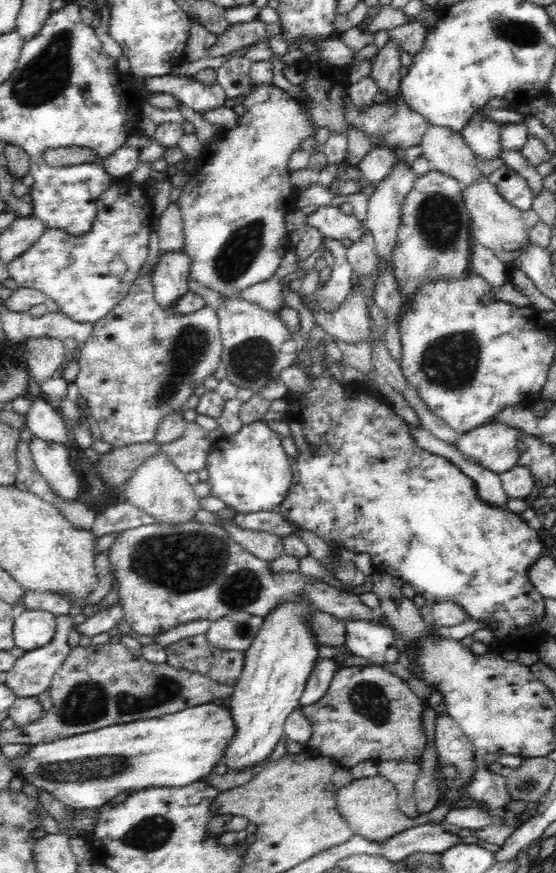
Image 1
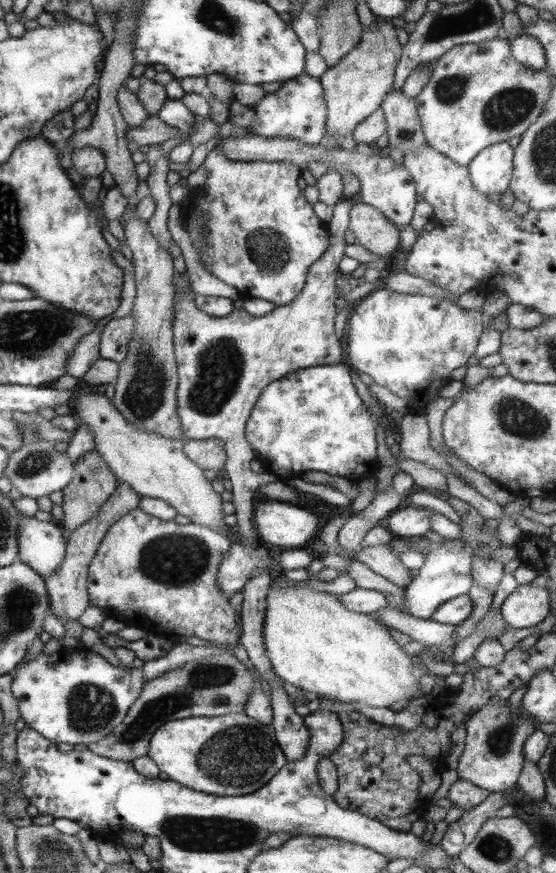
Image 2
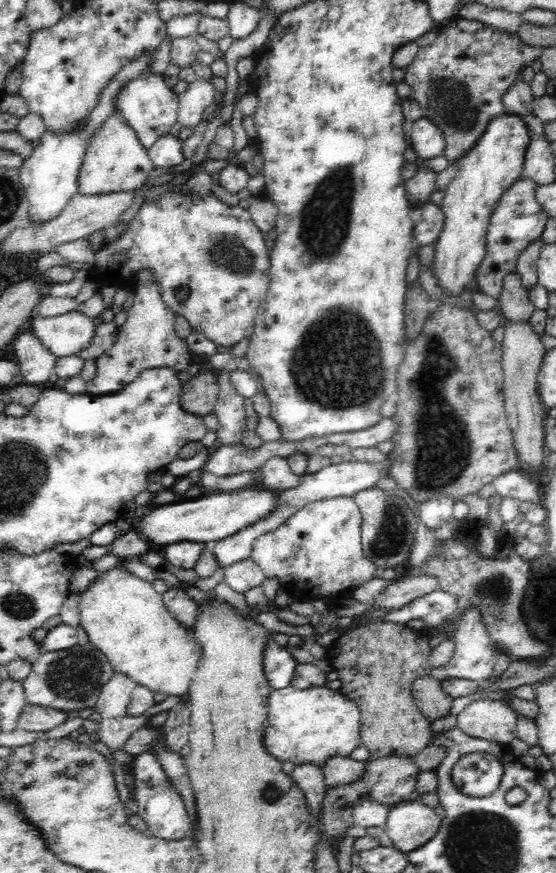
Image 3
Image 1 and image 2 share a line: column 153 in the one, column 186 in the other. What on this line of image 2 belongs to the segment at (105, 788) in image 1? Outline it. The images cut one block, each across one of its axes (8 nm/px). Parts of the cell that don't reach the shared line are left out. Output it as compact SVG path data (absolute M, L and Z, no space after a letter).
M245 713L220 717L191 717L166 722L150 737L147 754L160 769L162 777L201 793L238 796L260 790L287 763L271 725L261 724Z

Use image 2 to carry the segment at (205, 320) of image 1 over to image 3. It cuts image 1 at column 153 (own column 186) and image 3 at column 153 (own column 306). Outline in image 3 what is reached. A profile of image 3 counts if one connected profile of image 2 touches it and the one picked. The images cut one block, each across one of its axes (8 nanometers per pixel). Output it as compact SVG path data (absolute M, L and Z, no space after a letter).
M142 269L135 276L135 280L137 286L127 320L119 327L116 342L95 359L96 378L85 383L85 392L89 395L111 395L120 392L138 378L141 372L151 368L170 367L181 372L191 364L192 353L188 351L186 342L174 331L176 315L162 300L160 287L154 281L154 273Z

